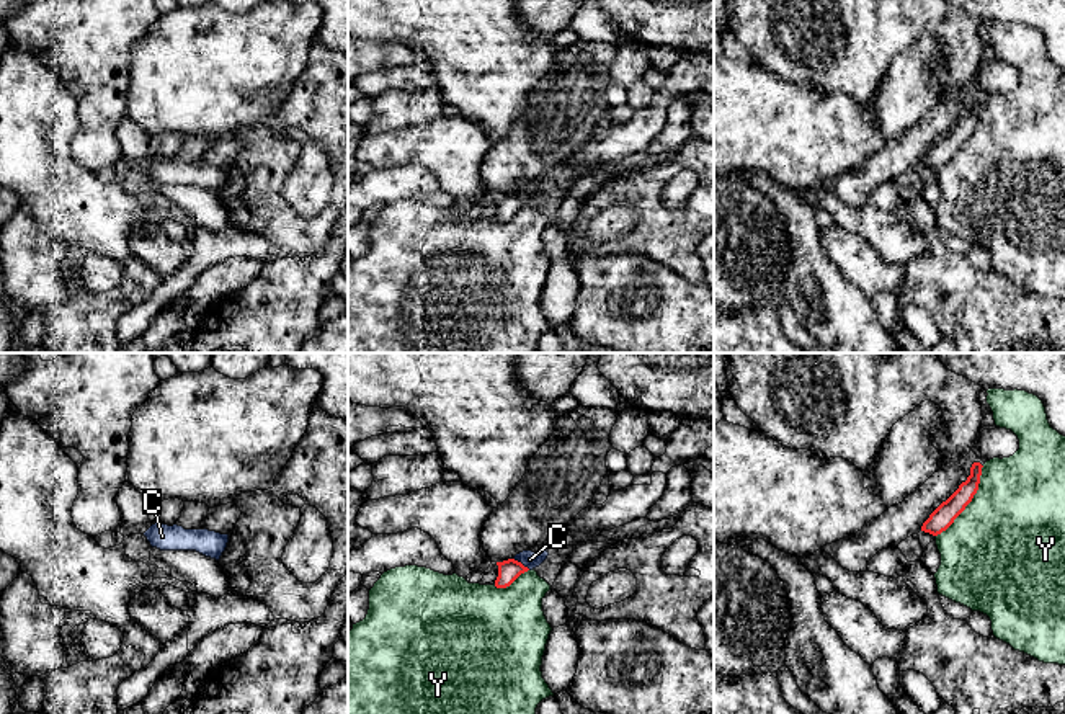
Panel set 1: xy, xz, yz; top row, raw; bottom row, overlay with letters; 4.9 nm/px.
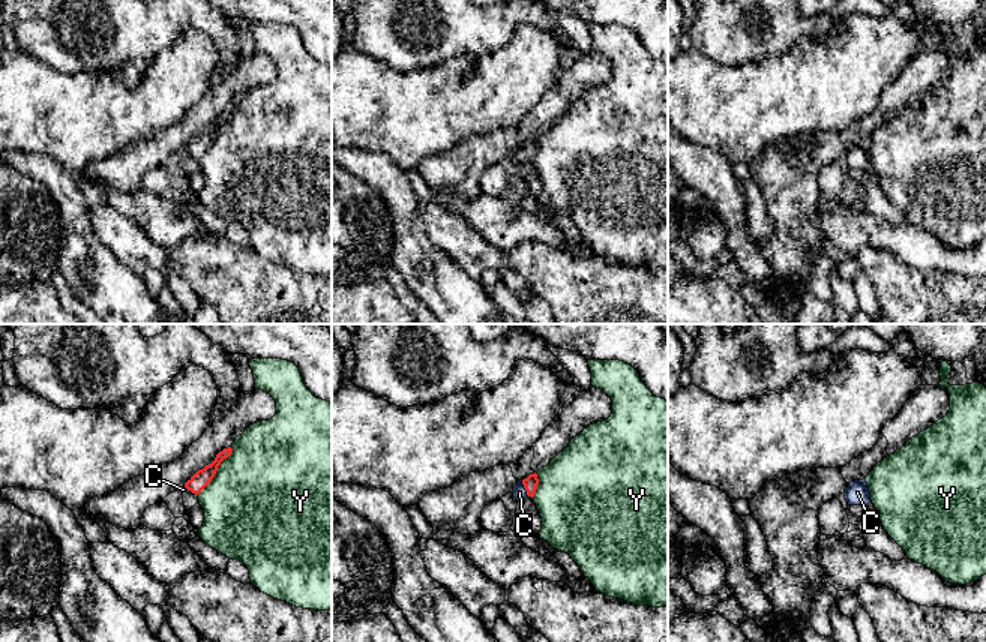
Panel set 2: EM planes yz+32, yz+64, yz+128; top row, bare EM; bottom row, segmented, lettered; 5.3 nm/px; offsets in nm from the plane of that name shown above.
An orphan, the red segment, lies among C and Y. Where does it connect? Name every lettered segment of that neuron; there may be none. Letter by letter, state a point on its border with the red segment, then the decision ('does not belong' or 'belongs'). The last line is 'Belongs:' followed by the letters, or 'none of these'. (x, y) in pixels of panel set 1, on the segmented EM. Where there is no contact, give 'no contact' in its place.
C: xz (520, 562) | belongs
Y: yz (971, 500) | does not belong
Belongs: C

